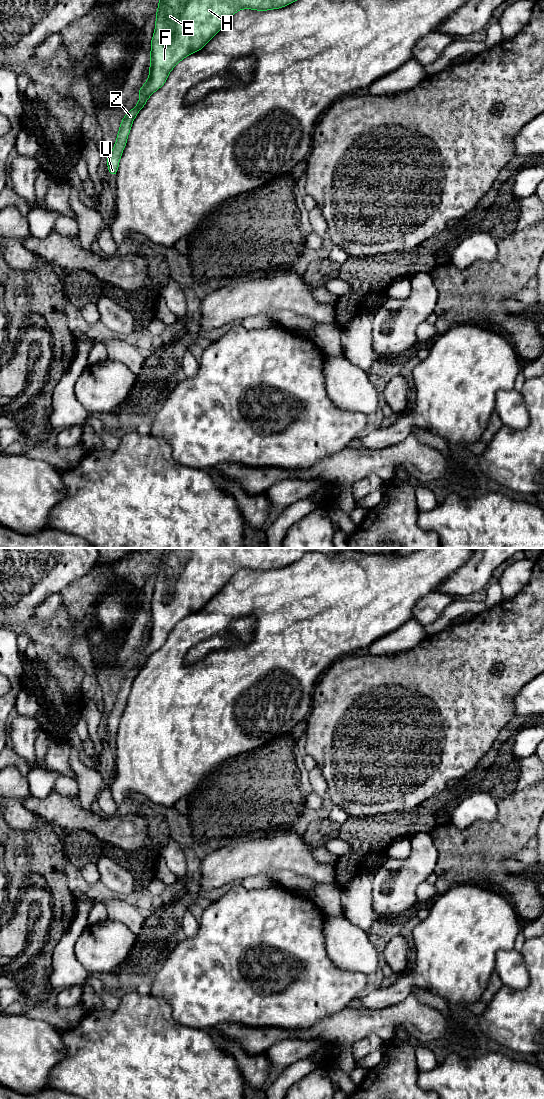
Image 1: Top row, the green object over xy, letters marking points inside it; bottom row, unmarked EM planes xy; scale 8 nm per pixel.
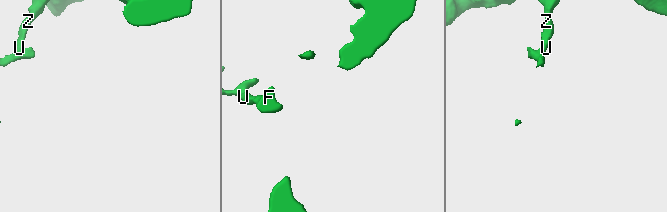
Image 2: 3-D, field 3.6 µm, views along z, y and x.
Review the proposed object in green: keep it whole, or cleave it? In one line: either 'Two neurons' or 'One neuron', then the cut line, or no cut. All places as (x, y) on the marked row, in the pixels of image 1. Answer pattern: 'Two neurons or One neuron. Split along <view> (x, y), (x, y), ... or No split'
One neuron. No split

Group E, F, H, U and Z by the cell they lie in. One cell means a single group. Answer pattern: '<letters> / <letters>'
E F H U Z

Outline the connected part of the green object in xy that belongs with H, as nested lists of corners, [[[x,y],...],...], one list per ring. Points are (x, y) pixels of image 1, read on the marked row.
[[[158,0],[154,34],[151,39],[149,77],[139,89],[137,105],[123,117],[114,147],[107,159],[111,176],[116,176],[132,123],[149,97],[166,82],[172,69],[184,58],[200,51],[242,9],[267,11],[283,8],[297,0]]]

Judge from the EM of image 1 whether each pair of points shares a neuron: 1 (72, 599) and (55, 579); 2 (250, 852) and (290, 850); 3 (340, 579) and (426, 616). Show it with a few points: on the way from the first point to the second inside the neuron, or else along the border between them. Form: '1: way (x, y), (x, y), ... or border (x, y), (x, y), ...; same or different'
1: border (83, 576), (71, 581), (60, 593); different
2: way (260, 852), (280, 850); same
3: border (429, 593), (417, 601), (411, 618); different

